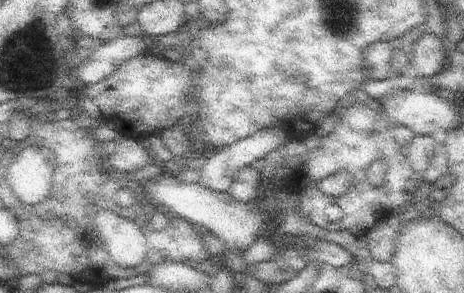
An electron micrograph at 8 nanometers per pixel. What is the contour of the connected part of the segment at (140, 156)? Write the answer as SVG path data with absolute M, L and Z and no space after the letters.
M120 136L113 154L105 155L118 172L138 172L147 164L154 161L148 152L140 145L140 140L132 137Z

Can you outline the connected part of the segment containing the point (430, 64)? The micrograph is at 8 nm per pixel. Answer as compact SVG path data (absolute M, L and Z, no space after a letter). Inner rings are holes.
M423 32L416 43L411 60L420 75L429 79L441 71L447 52L446 45L447 42L436 34Z

